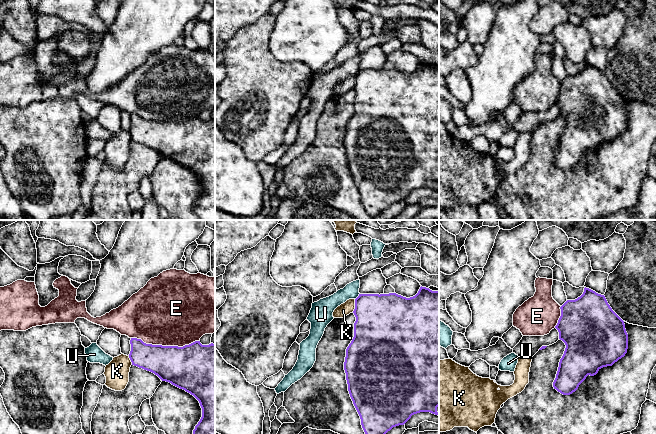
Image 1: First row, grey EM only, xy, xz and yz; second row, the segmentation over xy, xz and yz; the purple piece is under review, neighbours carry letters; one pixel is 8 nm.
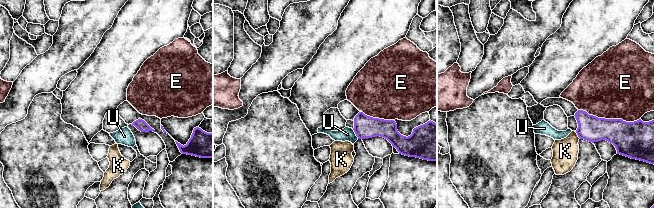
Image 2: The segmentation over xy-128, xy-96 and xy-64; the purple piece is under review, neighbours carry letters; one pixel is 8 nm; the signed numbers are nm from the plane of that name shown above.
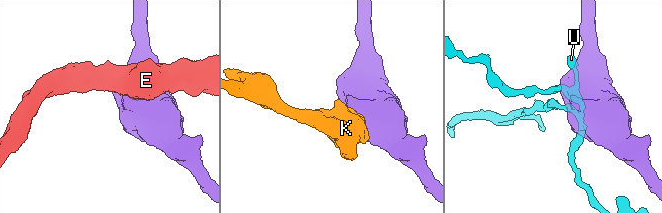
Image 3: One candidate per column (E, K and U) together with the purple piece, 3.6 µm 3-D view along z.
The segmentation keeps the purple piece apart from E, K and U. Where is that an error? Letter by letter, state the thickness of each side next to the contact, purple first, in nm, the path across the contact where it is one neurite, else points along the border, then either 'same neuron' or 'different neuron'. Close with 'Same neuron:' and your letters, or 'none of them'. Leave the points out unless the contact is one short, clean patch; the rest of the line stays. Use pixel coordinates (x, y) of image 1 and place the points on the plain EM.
E: calibres 340 and 500 nm; different neuron
K: calibres 420 and 100 nm; border xz (355, 75), (355, 84), (352, 87); different neuron
U: calibres 380 and 130 nm; different neuron
Same neuron: none of them

